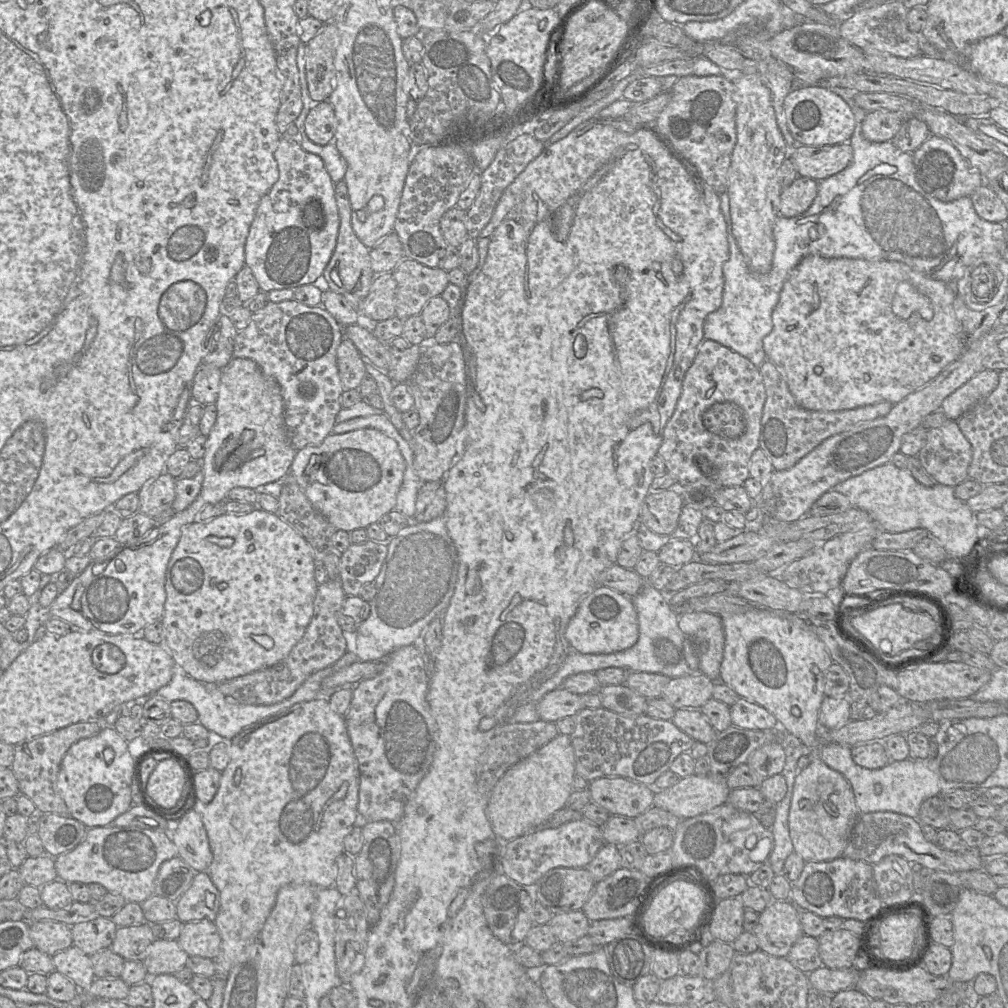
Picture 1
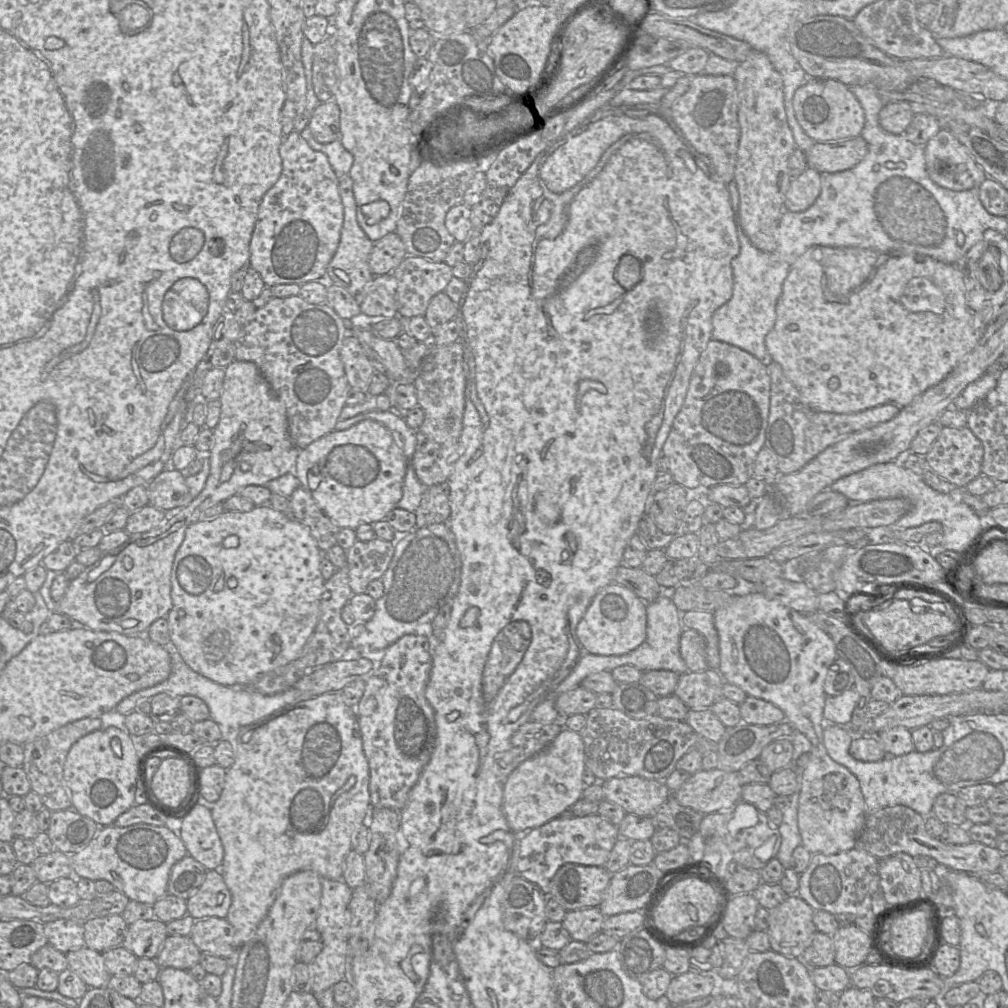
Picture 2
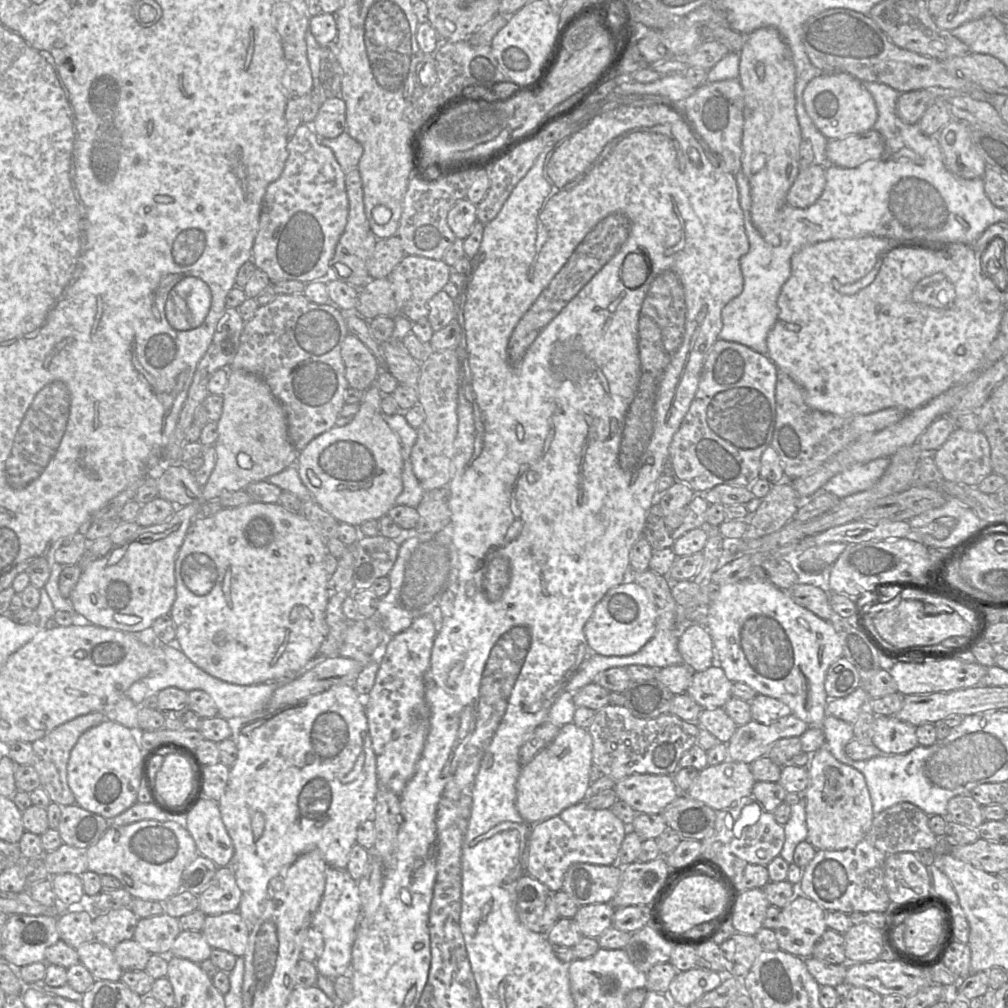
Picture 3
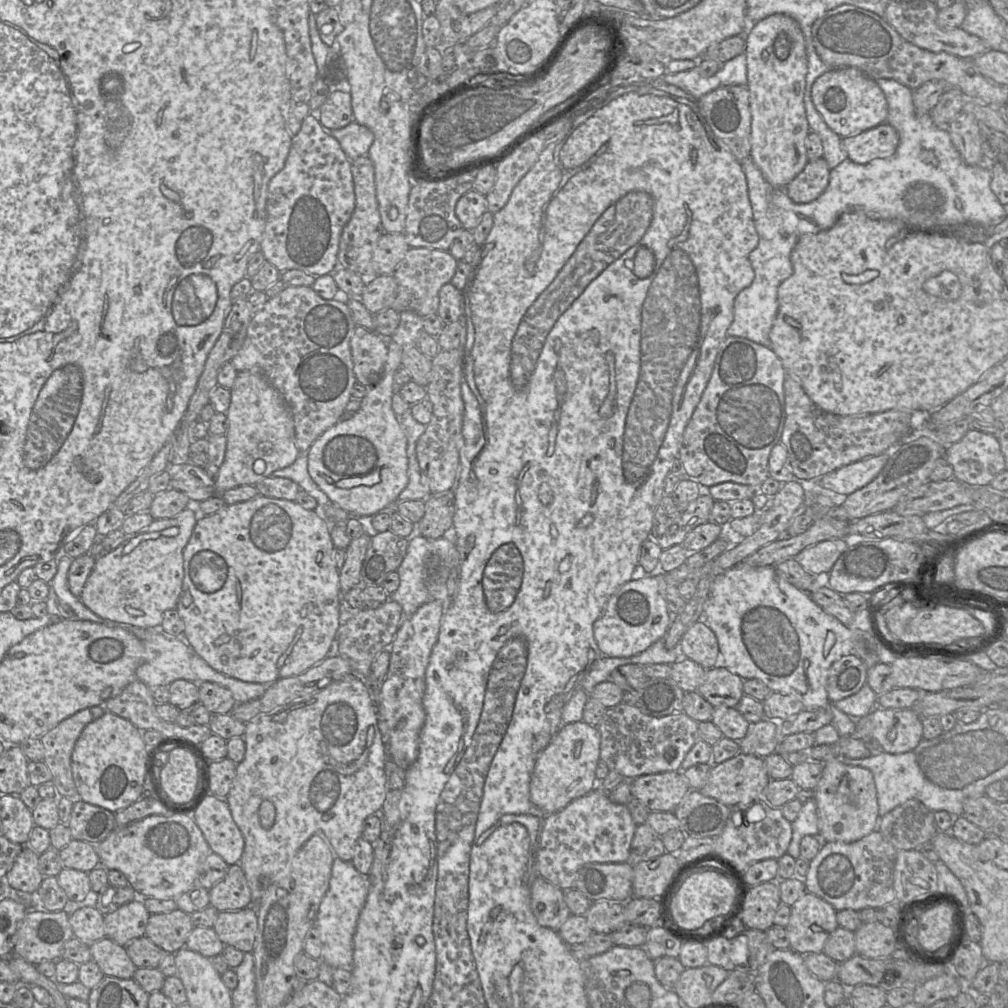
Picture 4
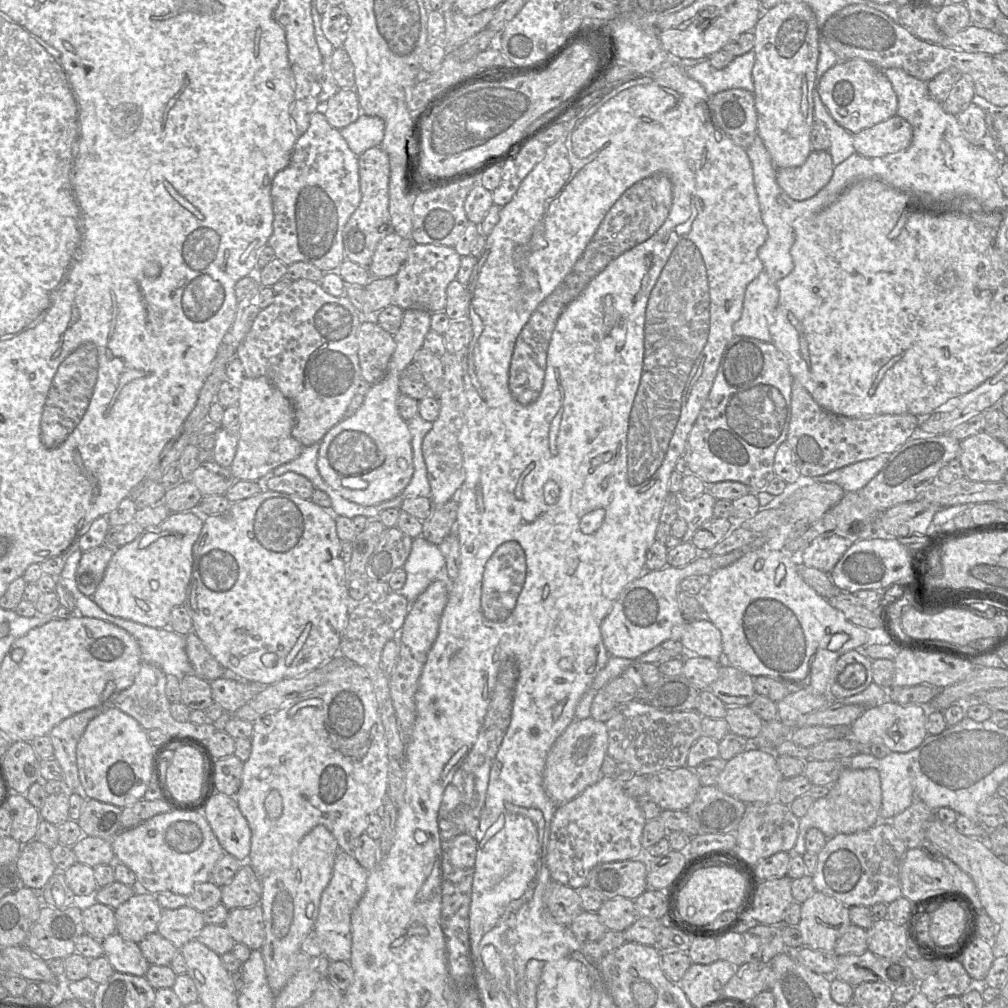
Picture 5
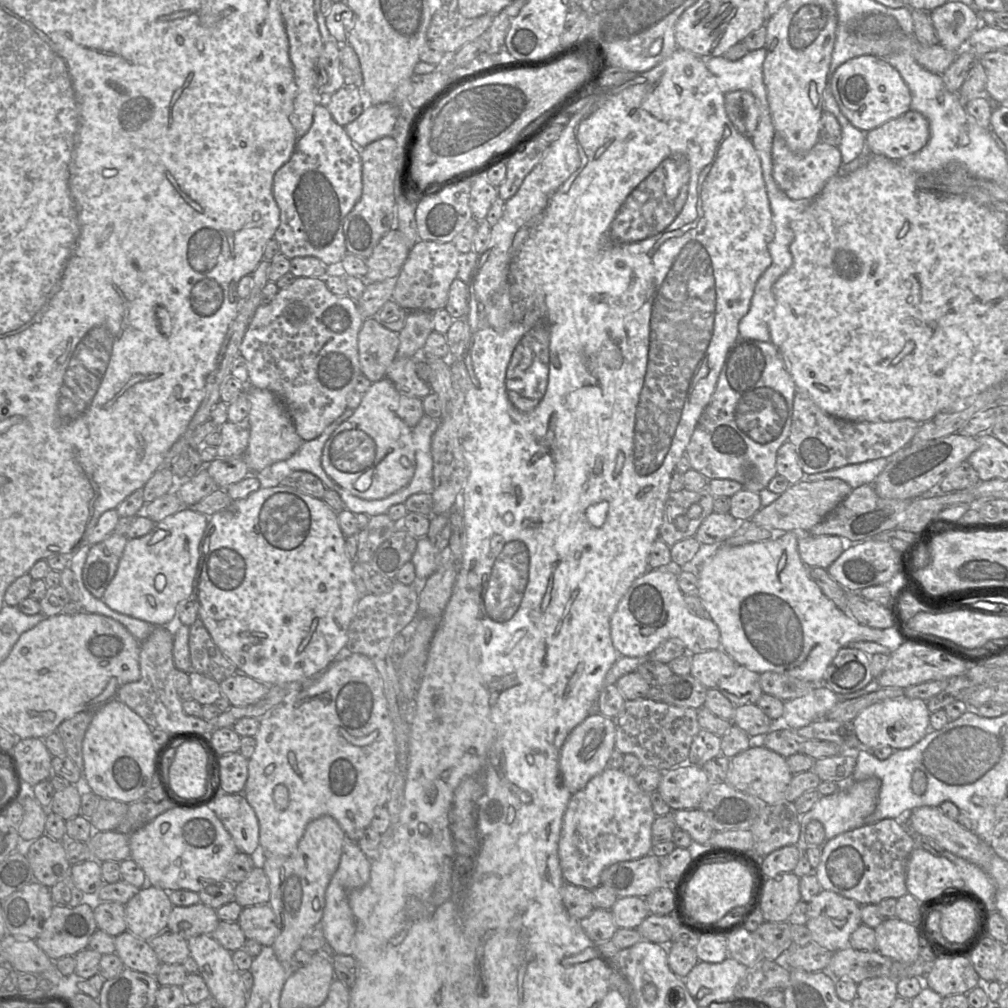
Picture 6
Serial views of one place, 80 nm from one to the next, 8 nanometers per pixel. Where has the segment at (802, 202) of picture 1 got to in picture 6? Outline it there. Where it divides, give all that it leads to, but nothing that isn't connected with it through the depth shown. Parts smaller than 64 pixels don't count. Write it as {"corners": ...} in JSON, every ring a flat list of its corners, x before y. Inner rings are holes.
{"corners":[[778,135,772,142,773,178,778,187,793,200,813,199,834,177,842,165,842,155,838,146,818,141,809,151,797,153,792,151]]}

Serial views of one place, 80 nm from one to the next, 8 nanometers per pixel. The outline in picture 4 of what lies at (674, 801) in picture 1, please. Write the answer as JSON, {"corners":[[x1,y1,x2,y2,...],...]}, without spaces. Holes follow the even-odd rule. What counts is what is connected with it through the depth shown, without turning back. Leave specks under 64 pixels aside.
{"corners":[[739,753,713,765,706,784,699,791,732,807,760,799,770,780,764,758]]}

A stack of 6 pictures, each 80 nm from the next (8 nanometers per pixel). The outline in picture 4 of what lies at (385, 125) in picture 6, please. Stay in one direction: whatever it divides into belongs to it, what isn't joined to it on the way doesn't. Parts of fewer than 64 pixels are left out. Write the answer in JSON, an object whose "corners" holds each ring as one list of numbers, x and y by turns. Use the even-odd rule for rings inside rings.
{"corners":[[355,121,341,129,329,131,329,133,337,139,344,154,352,162,368,154,374,141,372,131]]}

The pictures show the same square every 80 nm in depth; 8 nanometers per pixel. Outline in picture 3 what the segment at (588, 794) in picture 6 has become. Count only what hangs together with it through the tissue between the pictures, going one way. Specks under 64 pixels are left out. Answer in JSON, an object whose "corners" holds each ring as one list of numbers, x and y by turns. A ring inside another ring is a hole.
{"corners":[[584,801,570,806,557,816,530,826,526,874,553,892,561,891,564,874,572,864,615,864,627,833,627,826,610,809,591,809]]}

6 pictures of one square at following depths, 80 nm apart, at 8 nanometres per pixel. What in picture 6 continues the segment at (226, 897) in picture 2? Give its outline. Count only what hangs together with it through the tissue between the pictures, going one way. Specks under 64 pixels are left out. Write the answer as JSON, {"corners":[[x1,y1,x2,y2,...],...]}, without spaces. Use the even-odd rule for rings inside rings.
{"corners":[[255,866,248,877,235,886,234,901,243,908,268,903,269,899,269,880,261,866]]}

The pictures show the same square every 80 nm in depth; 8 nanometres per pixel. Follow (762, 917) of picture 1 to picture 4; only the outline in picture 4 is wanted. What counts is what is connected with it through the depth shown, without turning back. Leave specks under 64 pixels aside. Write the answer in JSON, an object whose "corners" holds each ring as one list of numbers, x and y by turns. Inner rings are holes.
{"corners":[[805,893,791,906,788,925,785,927,790,942,790,949,800,955,822,952,830,935,839,927,837,910,822,898]]}

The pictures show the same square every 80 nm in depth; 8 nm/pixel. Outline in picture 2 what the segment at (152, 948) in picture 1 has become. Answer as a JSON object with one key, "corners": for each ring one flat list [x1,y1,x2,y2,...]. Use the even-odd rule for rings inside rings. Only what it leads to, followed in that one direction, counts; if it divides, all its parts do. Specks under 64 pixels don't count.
{"corners":[[168,936,158,955,153,958,159,967,172,967,187,970,195,966,202,952,194,944,190,936]]}

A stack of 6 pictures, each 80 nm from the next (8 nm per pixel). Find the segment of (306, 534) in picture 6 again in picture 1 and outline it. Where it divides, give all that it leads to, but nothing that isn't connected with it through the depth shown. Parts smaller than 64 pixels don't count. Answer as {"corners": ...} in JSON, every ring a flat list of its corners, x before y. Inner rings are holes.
{"corners":[[257,507,246,514,225,512,209,521,195,521,186,525,174,549,166,569,166,601,161,622,165,631,164,647,172,655,177,667,193,679,205,684,221,682,275,665,284,659,303,637,314,611,314,600,318,584,315,580,313,549,310,544,276,513]]}

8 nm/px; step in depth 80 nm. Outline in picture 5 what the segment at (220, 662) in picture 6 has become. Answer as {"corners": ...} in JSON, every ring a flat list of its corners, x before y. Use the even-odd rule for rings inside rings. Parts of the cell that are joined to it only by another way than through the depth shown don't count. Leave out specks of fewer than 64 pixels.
{"corners":[[191,631,185,638,186,653,194,673,207,681,222,677,225,667,210,654,195,632]]}

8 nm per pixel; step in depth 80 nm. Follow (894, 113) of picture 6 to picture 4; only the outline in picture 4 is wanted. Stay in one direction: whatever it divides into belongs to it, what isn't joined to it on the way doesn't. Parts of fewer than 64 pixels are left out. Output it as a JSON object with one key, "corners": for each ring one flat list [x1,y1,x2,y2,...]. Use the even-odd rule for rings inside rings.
{"corners":[[854,67,831,69,812,85,812,101,826,124,842,138,856,136,887,121,888,103,875,79]]}

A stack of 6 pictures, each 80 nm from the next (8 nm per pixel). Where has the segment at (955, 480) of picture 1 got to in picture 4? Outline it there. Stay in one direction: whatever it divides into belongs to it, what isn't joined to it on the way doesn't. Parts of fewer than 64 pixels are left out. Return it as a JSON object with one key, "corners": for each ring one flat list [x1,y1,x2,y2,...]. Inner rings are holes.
{"corners":[[969,430,960,441,946,448,944,459,952,466,955,479,972,486,987,486,1006,469,996,437,978,430]]}

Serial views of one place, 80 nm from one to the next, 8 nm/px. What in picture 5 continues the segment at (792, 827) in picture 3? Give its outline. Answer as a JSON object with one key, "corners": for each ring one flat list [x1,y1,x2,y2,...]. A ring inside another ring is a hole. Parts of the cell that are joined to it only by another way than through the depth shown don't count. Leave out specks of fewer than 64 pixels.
{"corners":[[816,799,807,813,799,818,799,828,796,843,790,853,803,856,806,852,805,835,810,828,819,829,827,839,837,835,836,823,831,815,829,799]]}

